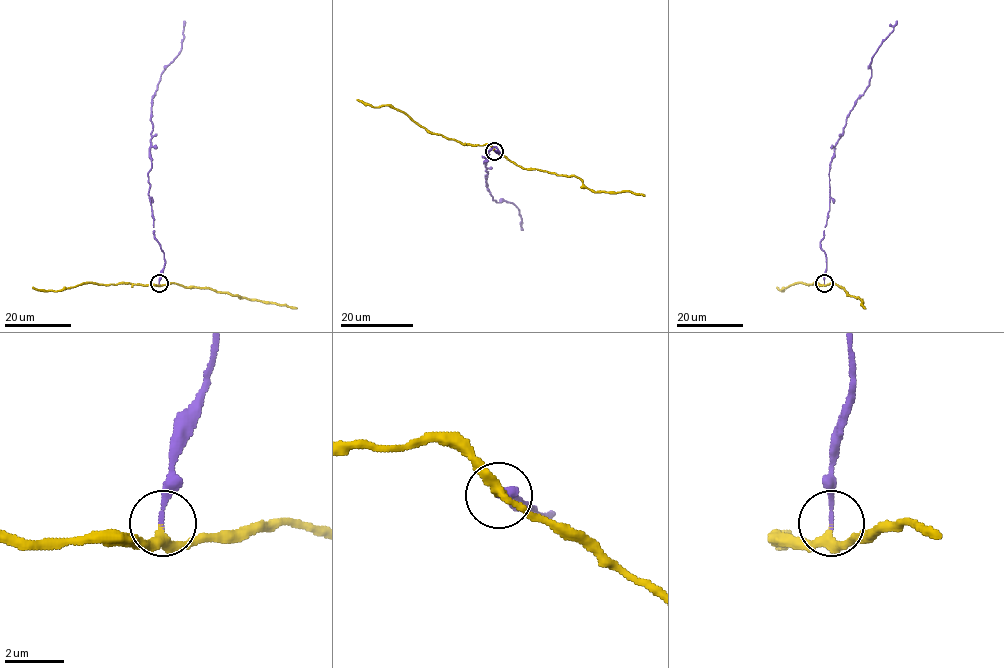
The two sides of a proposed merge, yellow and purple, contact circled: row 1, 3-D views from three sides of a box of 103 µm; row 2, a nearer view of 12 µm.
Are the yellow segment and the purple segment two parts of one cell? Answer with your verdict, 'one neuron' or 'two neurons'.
one neuron

